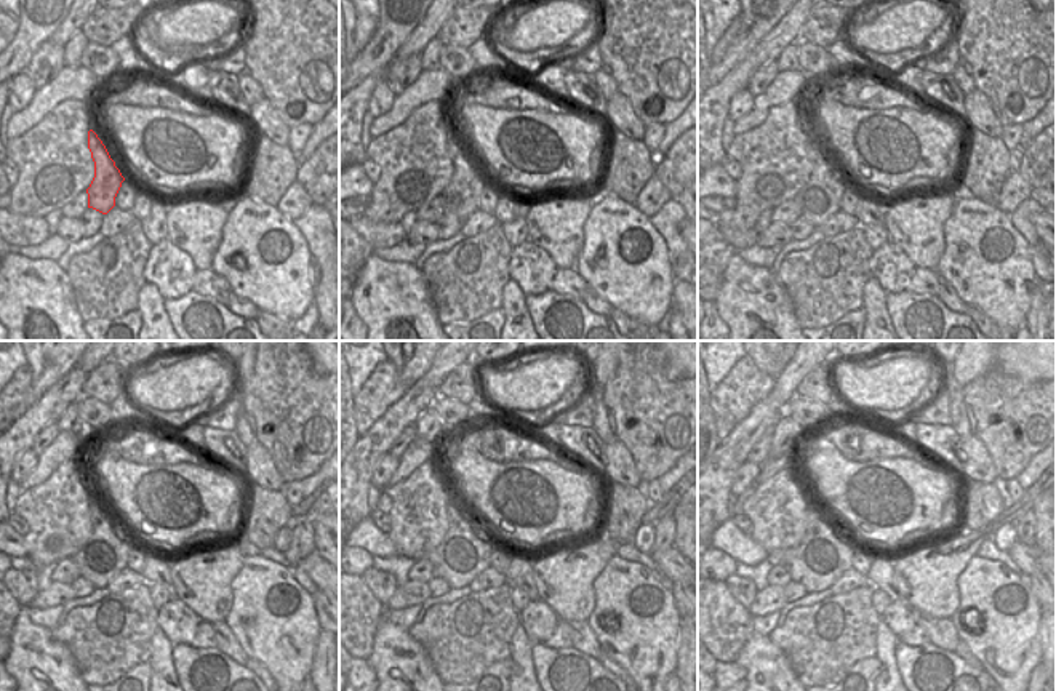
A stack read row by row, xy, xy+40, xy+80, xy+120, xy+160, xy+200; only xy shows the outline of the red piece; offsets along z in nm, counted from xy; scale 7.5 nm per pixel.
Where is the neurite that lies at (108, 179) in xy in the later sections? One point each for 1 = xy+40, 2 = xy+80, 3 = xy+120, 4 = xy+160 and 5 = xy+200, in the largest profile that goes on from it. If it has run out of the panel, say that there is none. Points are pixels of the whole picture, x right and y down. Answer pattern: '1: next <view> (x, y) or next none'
1: next xy+40 (461, 195)
2: next xy+80 (820, 197)
3: next xy+120 (106, 552)
4: next xy+160 (461, 555)
5: next xy+200 (821, 557)

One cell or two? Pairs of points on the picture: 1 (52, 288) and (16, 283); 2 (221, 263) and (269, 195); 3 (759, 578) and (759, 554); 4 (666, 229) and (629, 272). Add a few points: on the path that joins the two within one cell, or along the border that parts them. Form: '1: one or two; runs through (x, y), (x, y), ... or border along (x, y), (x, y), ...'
1: one; runs through (44, 288), (24, 288)
2: two; border along (244, 192), (276, 207)
3: two; border along (765, 559), (752, 565), (736, 563)
4: two; border along (650, 219), (664, 242), (672, 269)

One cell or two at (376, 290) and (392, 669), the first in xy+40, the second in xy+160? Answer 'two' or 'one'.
one

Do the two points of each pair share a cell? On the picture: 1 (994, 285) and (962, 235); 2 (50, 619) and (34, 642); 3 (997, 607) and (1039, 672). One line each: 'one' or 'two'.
1: one
2: two
3: two

